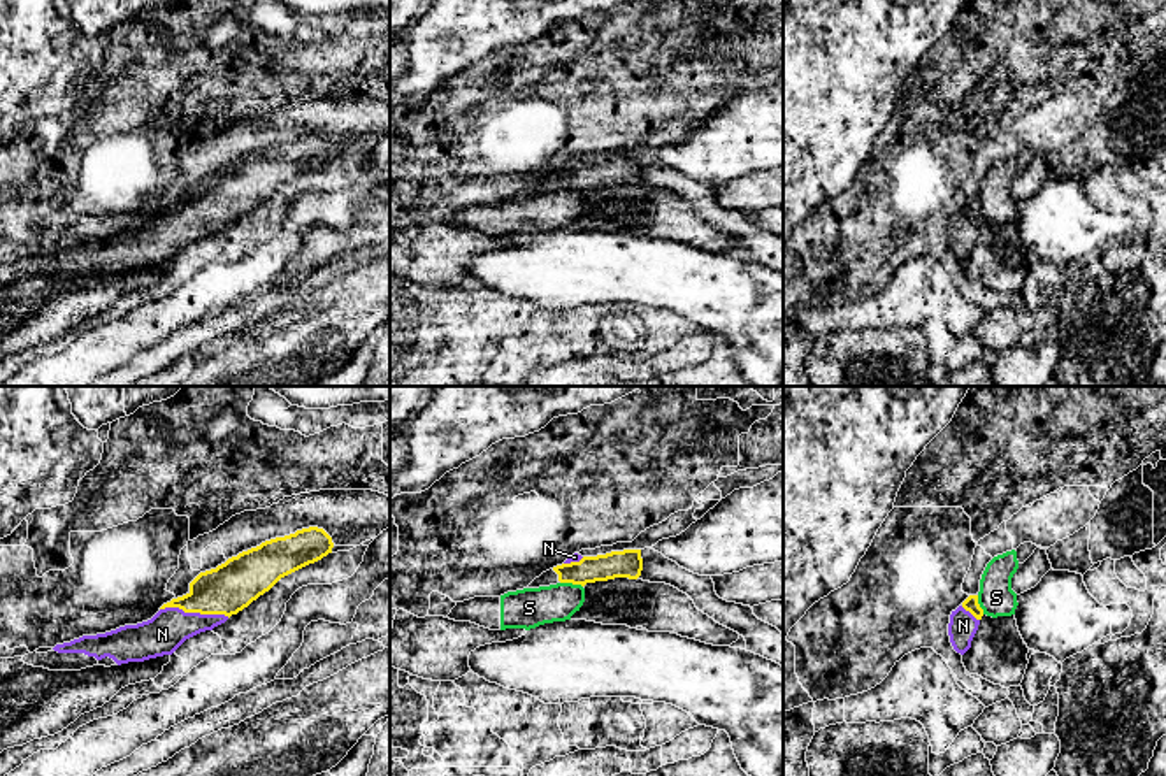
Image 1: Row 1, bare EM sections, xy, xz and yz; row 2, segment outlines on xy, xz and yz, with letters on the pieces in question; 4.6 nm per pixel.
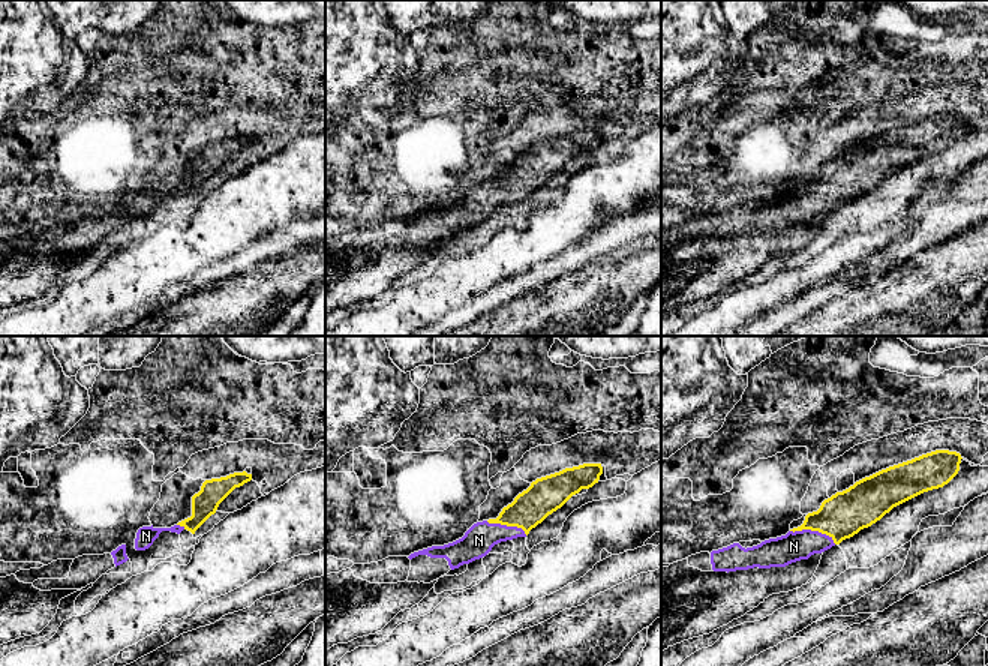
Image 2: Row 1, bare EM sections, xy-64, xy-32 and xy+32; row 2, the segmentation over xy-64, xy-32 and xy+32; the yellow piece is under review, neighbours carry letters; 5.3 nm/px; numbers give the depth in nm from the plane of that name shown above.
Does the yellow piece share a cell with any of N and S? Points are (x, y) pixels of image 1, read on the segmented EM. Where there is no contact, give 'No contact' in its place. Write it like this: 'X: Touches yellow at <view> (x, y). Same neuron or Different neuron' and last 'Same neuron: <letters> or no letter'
N: Touches yellow at xy (195, 611). Same neuron
S: Touches yellow at xz (571, 582). Different neuron
Same neuron: N

